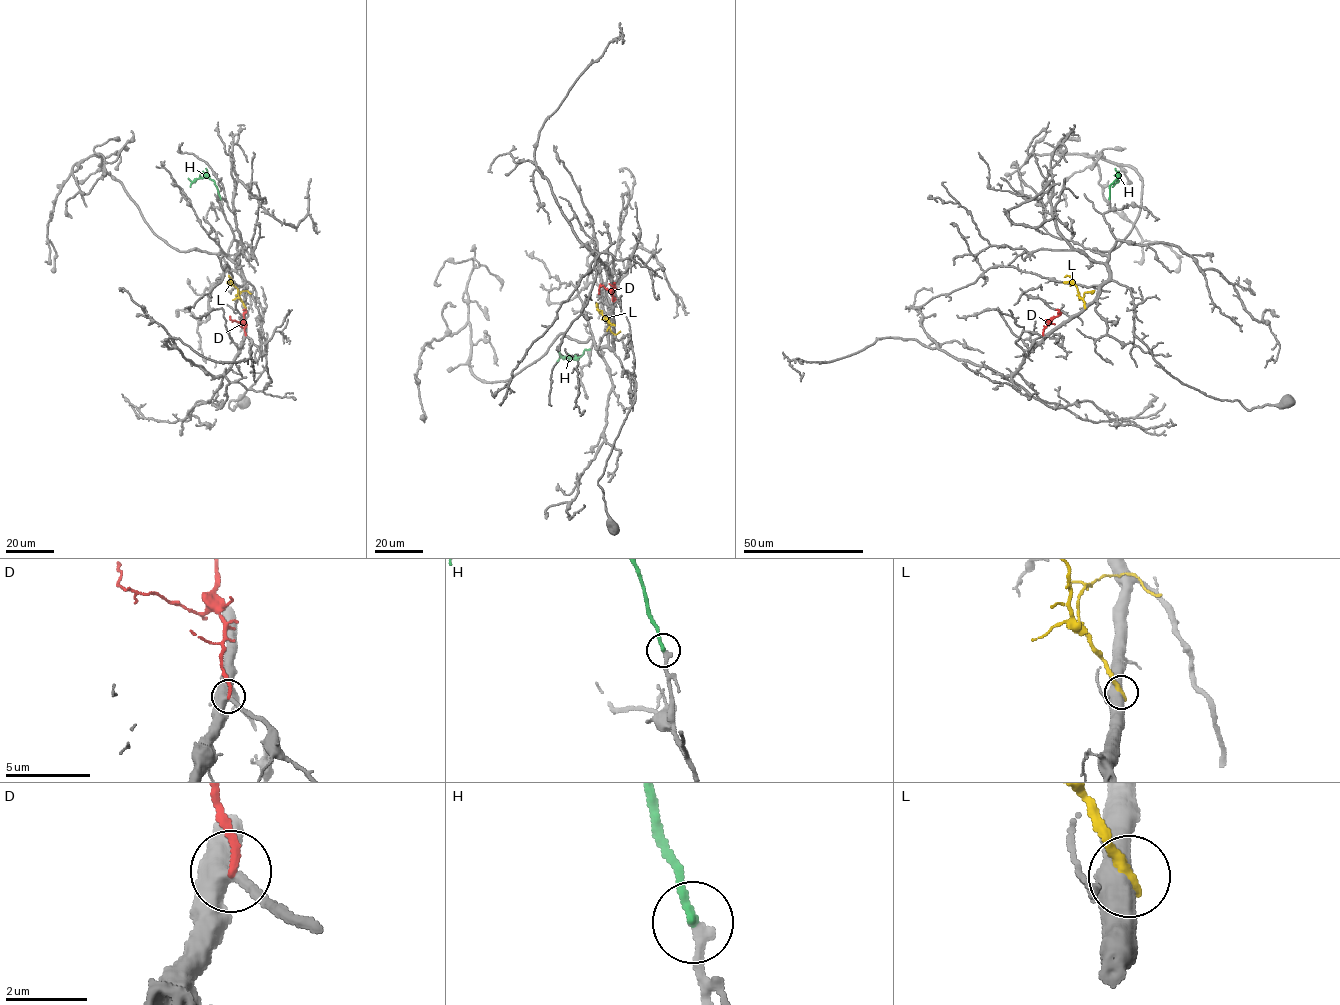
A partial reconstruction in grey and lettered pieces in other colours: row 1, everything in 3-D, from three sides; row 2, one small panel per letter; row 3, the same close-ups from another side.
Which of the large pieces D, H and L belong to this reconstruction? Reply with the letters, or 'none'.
H

